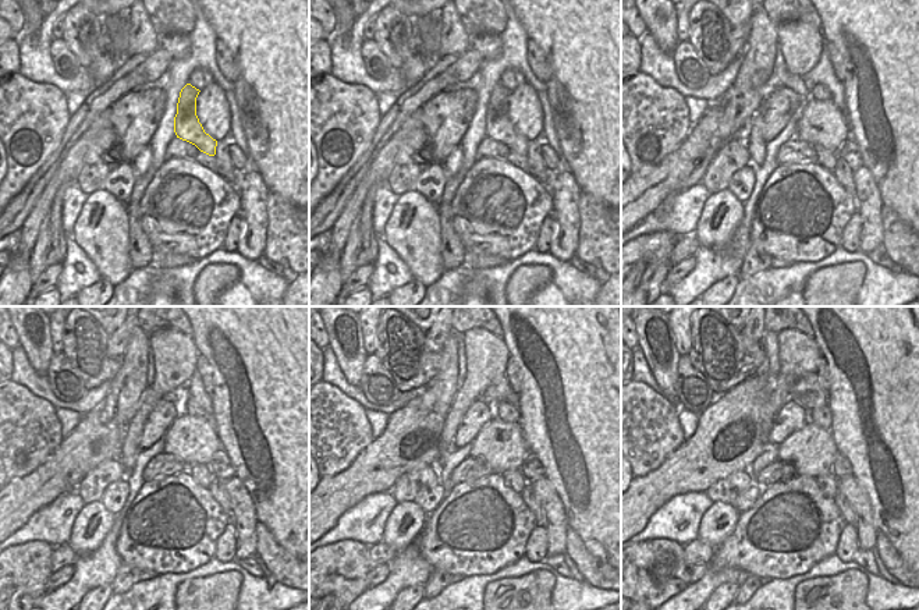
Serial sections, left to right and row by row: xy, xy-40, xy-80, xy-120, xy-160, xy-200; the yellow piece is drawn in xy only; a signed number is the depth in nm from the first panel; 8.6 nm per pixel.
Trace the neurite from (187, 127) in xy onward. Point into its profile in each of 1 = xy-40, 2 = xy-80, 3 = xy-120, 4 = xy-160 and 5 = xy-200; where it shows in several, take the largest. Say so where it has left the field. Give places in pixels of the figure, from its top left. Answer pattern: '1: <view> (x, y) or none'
1: xy-40 (497, 126)
2: xy-80 (827, 159)
3: xy-120 (202, 474)
4: xy-160 (514, 479)
5: xy-200 (827, 483)

